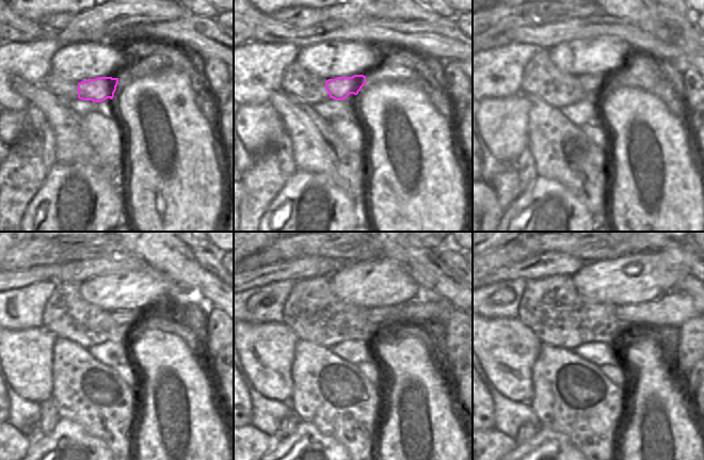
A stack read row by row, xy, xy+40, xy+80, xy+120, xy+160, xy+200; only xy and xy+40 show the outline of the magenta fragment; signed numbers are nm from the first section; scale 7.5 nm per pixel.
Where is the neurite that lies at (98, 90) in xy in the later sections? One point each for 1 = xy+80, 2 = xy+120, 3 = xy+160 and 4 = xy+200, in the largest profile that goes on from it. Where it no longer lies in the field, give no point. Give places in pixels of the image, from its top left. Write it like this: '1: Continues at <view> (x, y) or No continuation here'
1: Continues at xy+80 (588, 82)
2: Continues at xy+120 (175, 311)
3: Continues at xy+160 (428, 310)
4: Continues at xy+200 (675, 307)

